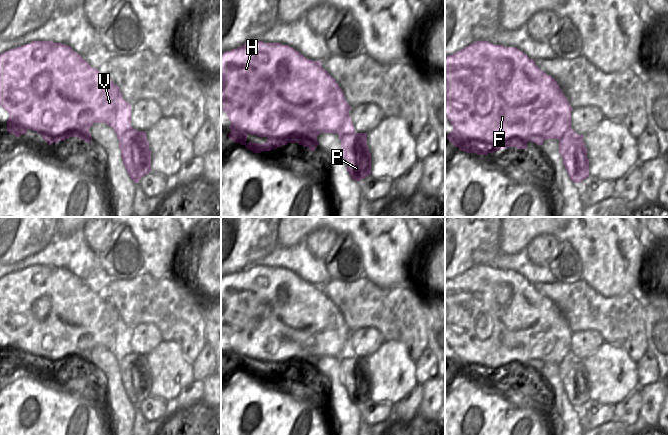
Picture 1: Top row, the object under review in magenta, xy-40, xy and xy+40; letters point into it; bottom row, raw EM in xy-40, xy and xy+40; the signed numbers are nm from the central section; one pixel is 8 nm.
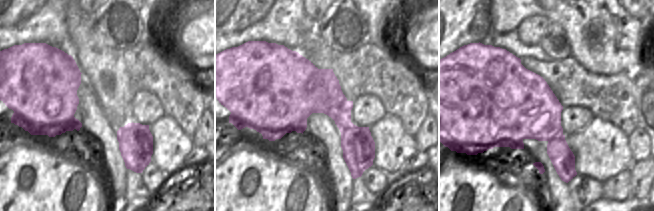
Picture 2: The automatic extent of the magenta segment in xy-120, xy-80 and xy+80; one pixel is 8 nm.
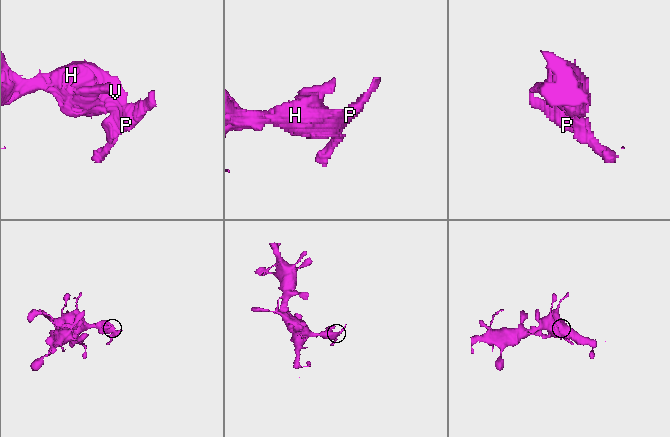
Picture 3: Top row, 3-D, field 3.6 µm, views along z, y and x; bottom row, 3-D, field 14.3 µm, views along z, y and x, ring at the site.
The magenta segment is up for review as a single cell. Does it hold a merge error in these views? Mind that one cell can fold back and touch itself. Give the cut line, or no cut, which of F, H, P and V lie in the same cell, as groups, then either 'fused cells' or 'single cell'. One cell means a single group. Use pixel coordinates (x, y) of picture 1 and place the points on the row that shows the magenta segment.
cut in xy along (354, 132), (339, 135); F H V / P; fused cells

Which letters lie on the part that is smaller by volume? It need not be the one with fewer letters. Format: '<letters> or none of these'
P.

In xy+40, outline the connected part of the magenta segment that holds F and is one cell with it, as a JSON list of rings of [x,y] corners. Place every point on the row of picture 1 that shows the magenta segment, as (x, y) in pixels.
[[[476,41],[445,57],[445,117],[454,128],[447,139],[461,151],[487,155],[508,147],[527,149],[529,141],[537,145],[546,139],[560,141],[571,129],[572,110],[555,79],[516,47]]]

